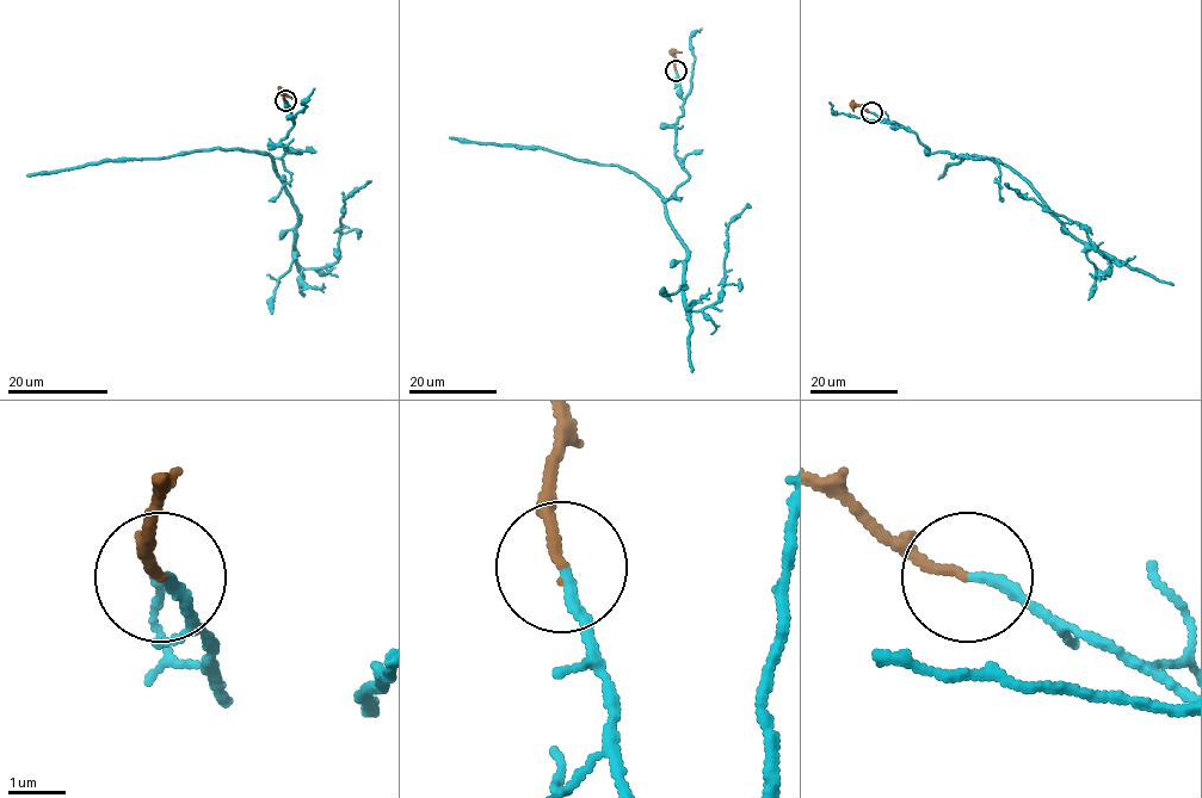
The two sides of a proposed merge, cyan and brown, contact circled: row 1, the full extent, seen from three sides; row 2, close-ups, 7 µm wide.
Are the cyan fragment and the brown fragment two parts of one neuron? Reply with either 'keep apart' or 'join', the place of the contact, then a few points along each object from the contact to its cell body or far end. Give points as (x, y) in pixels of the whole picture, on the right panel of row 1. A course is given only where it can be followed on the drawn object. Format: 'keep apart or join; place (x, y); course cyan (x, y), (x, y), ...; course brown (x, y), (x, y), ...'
join; place (871, 112); course cyan (871, 112), (913, 131), (930, 153), (1010, 166), (1077, 239), (1113, 259), (1077, 222), (1021, 197), (1008, 183); course brown (871, 112), (860, 105), (855, 105), (854, 111)

